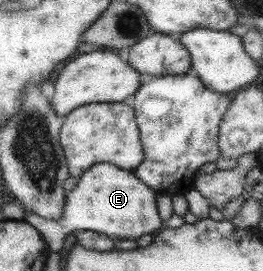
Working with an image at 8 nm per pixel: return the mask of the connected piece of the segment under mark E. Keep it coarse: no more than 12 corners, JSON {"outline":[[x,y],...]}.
{"outline":[[94,164],[65,194],[62,216],[23,220],[55,252],[92,230],[137,239],[164,226],[156,192],[132,172]]}

